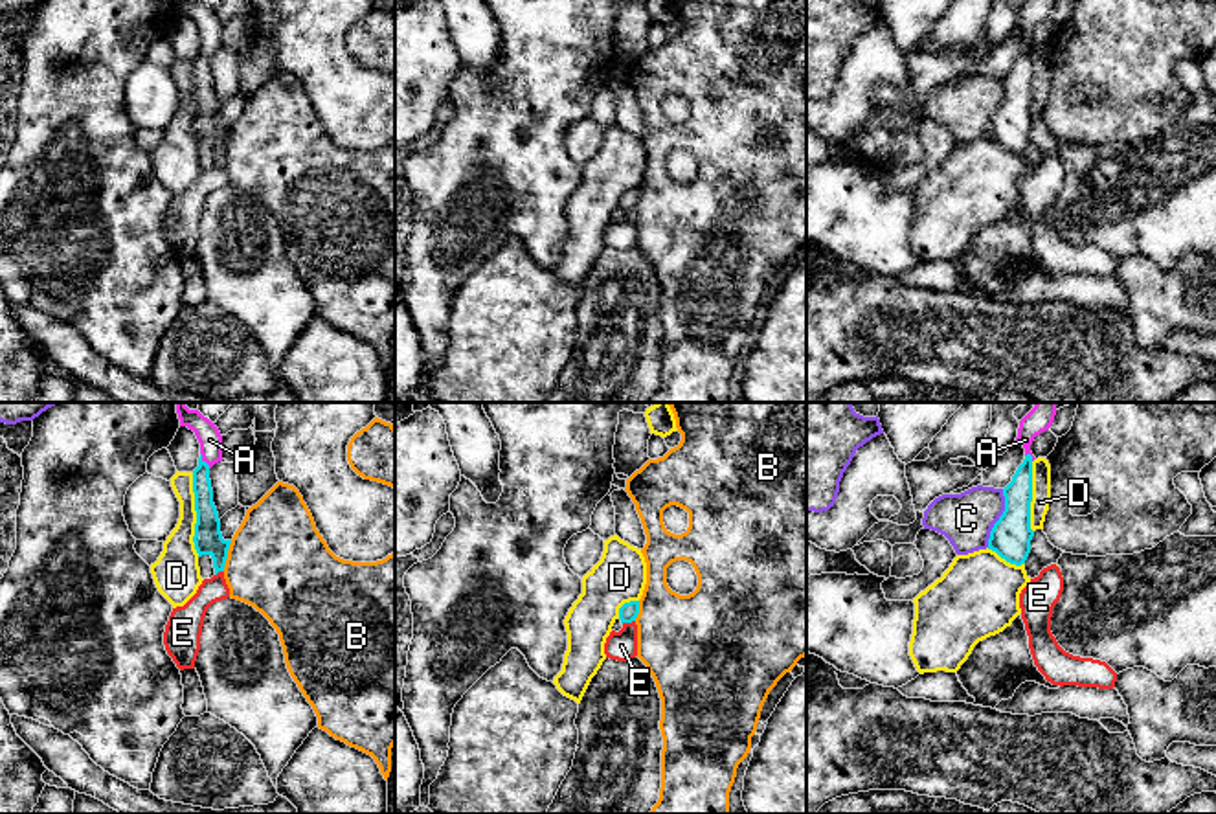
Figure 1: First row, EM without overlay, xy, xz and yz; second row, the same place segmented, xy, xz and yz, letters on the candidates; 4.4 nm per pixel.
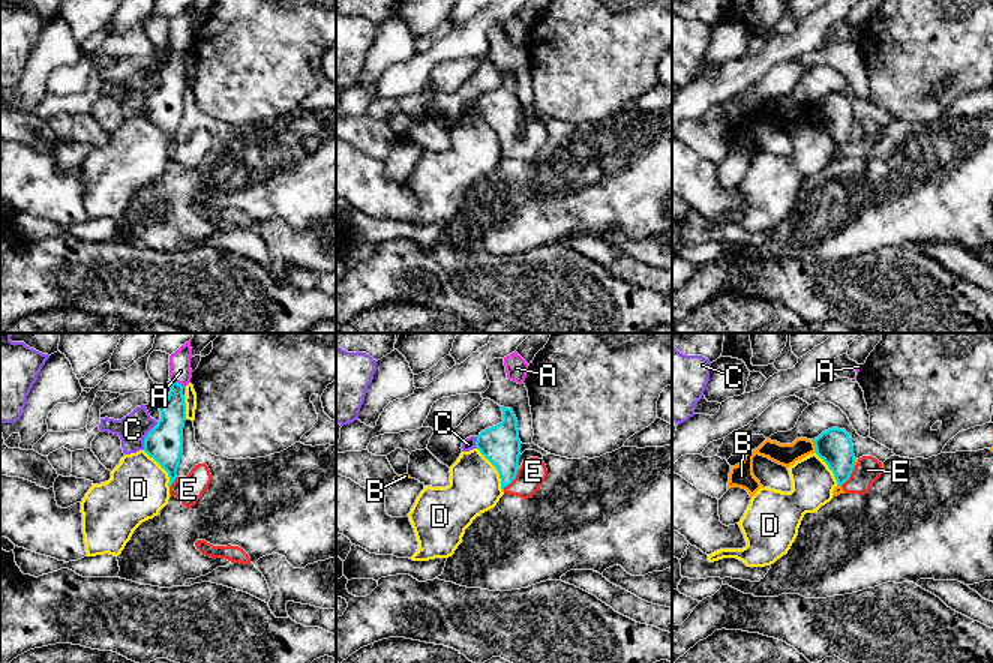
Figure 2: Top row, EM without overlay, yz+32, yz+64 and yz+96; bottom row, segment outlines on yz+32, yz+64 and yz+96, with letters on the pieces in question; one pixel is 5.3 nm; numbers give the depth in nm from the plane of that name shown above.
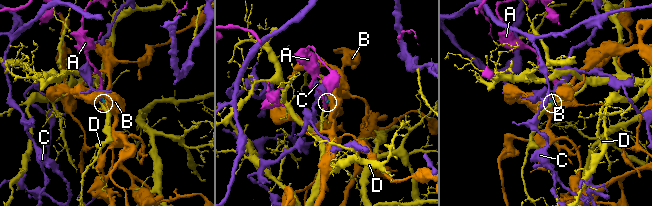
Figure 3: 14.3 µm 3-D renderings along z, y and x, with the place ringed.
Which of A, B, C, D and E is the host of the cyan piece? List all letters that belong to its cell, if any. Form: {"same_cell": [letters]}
{"same_cell": ["A", "E"]}

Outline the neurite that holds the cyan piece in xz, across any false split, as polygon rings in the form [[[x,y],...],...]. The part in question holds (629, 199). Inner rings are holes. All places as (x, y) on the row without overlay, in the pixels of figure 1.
[[[639,189],[625,191],[619,197],[623,217],[612,219],[604,232],[604,243],[610,248],[626,250],[637,244],[637,213]]]

